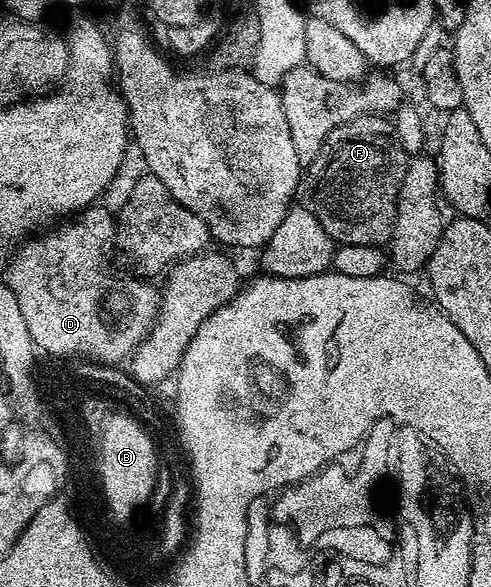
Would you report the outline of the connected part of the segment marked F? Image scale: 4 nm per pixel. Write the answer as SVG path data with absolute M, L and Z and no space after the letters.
M361 114L356 120L348 120L348 124L337 126L324 140L320 152L316 152L314 159L305 167L300 183L301 205L312 212L320 224L324 224L324 232L328 232L338 246L368 244L385 247L398 218L400 184L404 180L407 161L406 149L396 136L393 121L381 114Z

